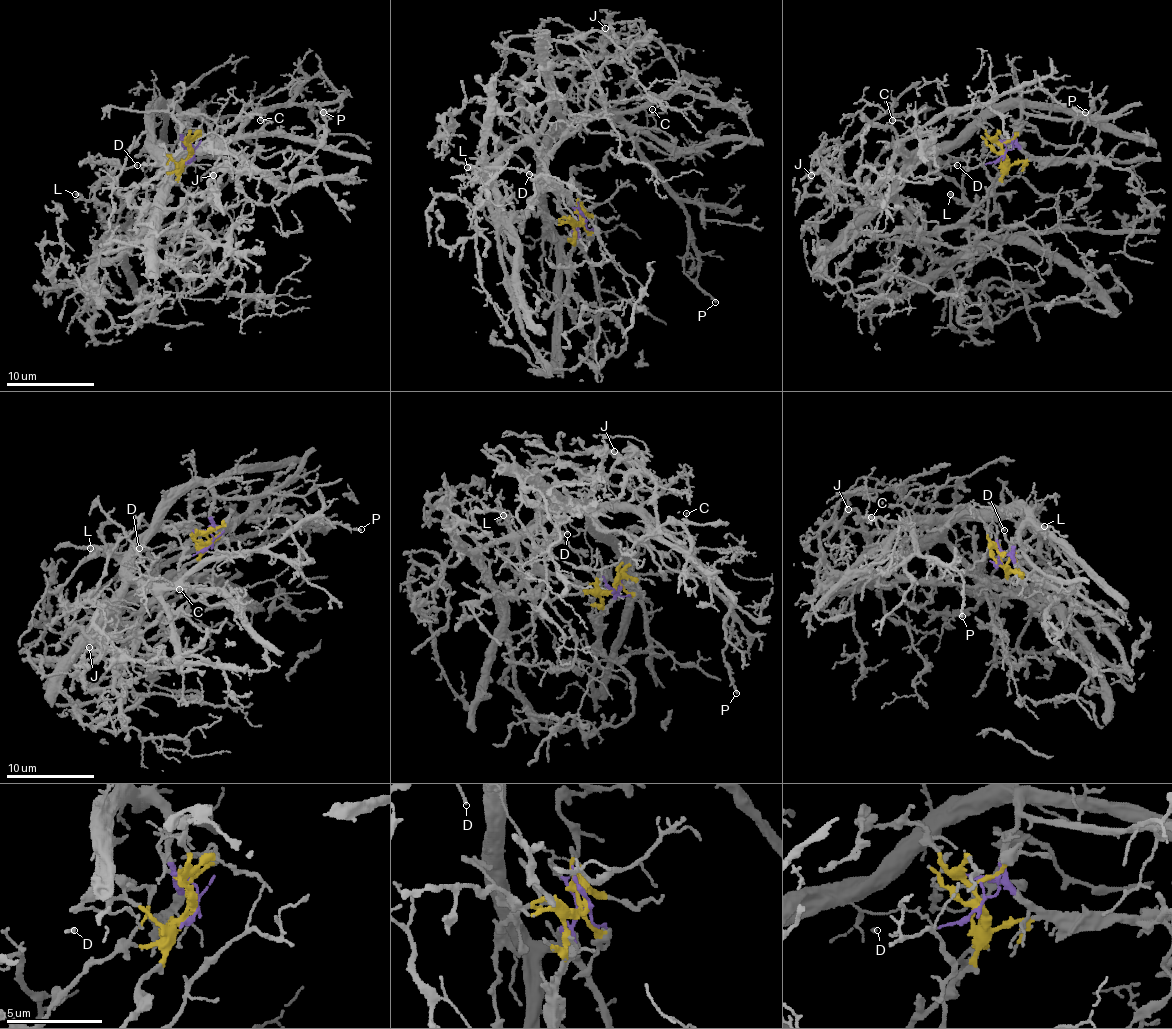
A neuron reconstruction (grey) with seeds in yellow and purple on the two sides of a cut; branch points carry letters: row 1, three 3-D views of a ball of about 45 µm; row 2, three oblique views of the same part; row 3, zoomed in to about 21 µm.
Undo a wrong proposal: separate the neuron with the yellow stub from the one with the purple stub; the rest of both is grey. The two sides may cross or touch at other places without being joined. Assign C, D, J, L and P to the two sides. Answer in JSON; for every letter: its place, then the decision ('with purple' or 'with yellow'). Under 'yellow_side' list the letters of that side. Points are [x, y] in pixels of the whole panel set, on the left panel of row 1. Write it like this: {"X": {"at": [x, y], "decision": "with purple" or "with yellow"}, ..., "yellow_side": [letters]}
{"C": {"at": [260, 120], "decision": "with purple"}, "D": {"at": [137, 165], "decision": "with yellow"}, "J": {"at": [213, 175], "decision": "with yellow"}, "L": {"at": [75, 194], "decision": "with yellow"}, "P": {"at": [323, 112], "decision": "with purple"}, "yellow_side": ["D", "J", "L"]}

